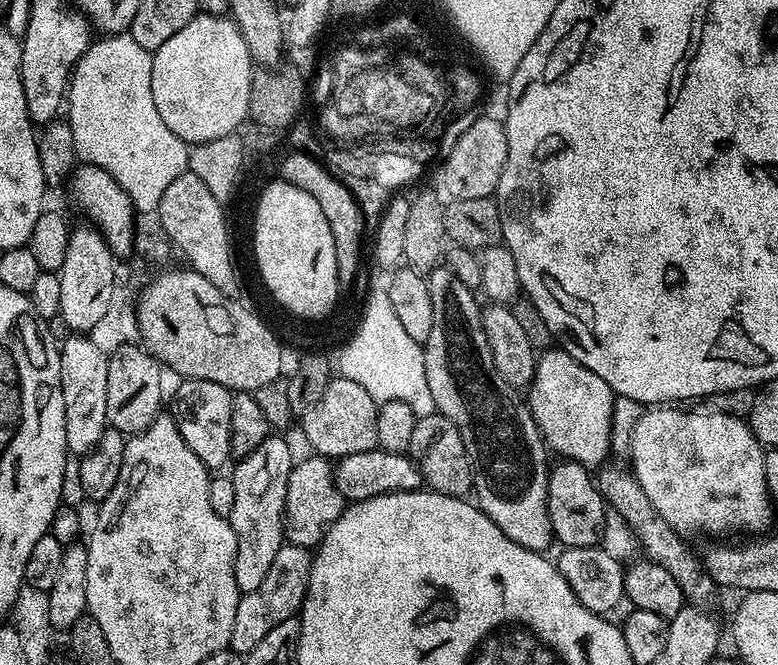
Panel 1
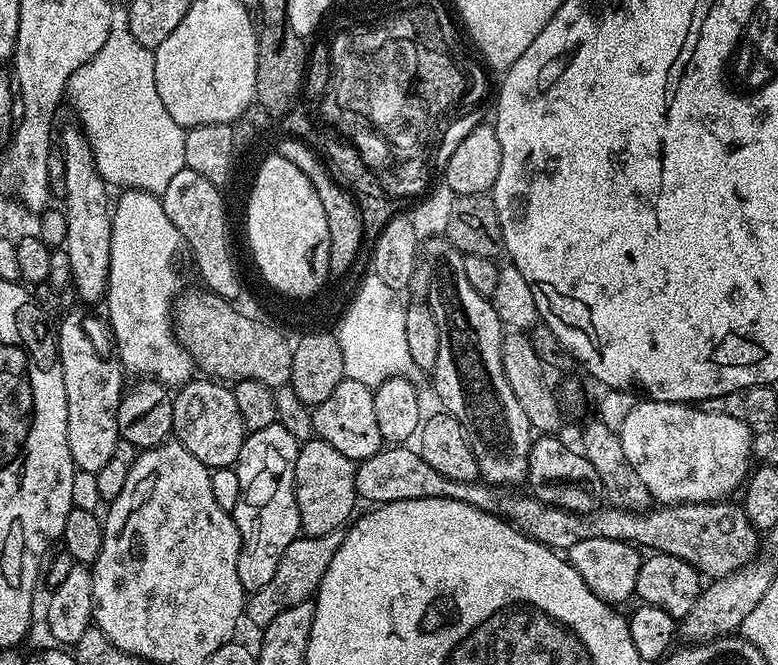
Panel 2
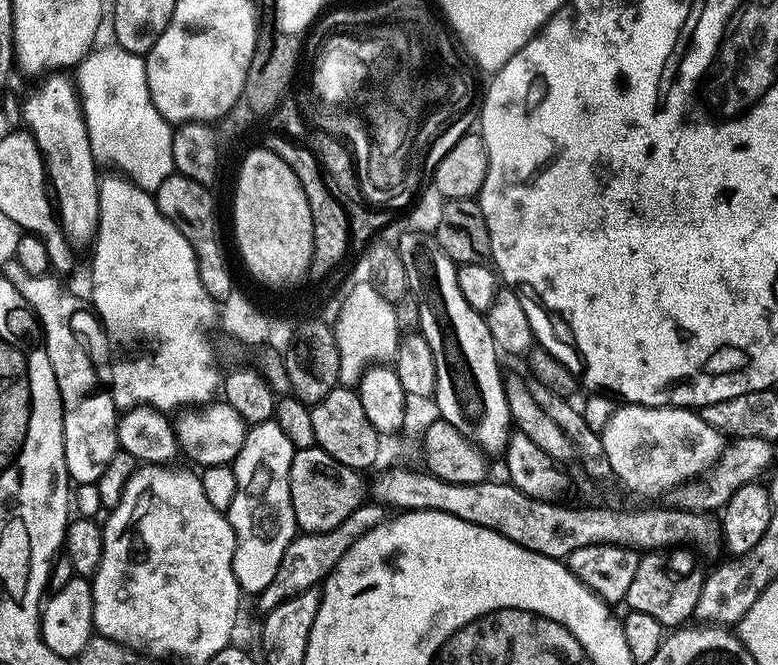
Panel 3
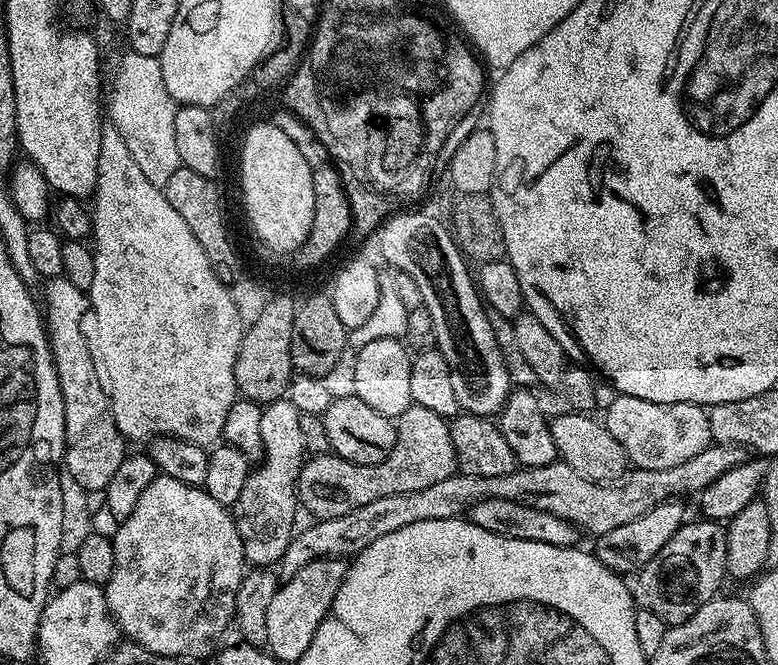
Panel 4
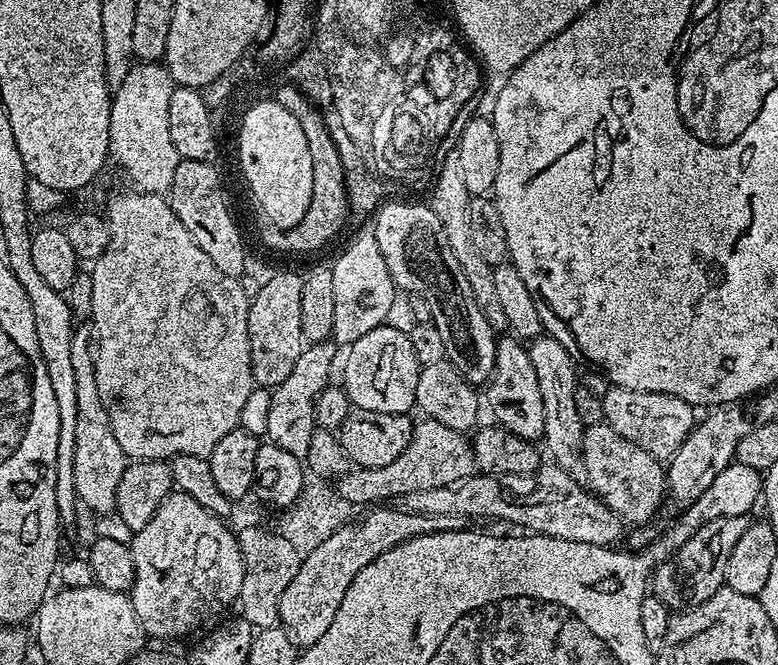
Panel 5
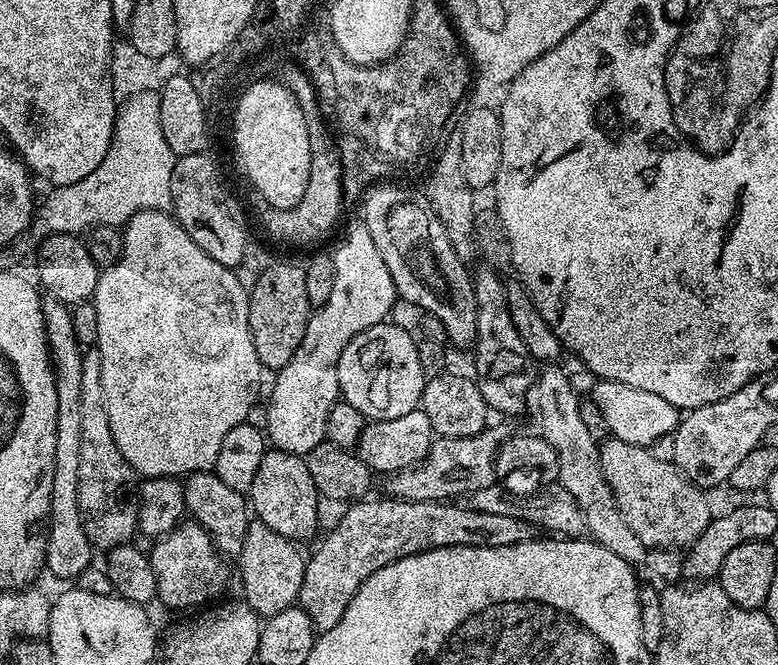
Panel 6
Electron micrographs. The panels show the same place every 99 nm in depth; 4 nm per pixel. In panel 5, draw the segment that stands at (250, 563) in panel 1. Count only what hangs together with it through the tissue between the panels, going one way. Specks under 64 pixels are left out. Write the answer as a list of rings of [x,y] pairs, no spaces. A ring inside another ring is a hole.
[[[316,342],[305,347],[298,362],[294,362],[294,370],[290,370],[286,382],[271,389],[267,439],[271,443],[282,446],[282,450],[290,450],[290,454],[301,458],[307,457],[310,450],[310,434],[317,429],[314,414],[316,399],[321,390],[329,387],[330,384],[328,367],[336,356],[335,350],[330,345],[331,343],[328,342]]]

